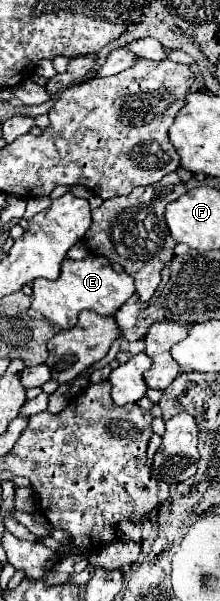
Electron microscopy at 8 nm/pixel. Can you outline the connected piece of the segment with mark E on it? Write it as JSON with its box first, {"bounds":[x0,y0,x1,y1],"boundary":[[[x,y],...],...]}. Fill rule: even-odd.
{"bounds":[33,255,135,329],"boundary":[[[89,255],[81,261],[65,259],[61,265],[61,275],[55,281],[35,279],[33,281],[33,309],[39,311],[45,319],[49,319],[59,329],[71,329],[77,323],[77,315],[83,309],[95,311],[99,315],[113,315],[133,293],[135,285],[127,273],[115,273],[107,257]]]}

